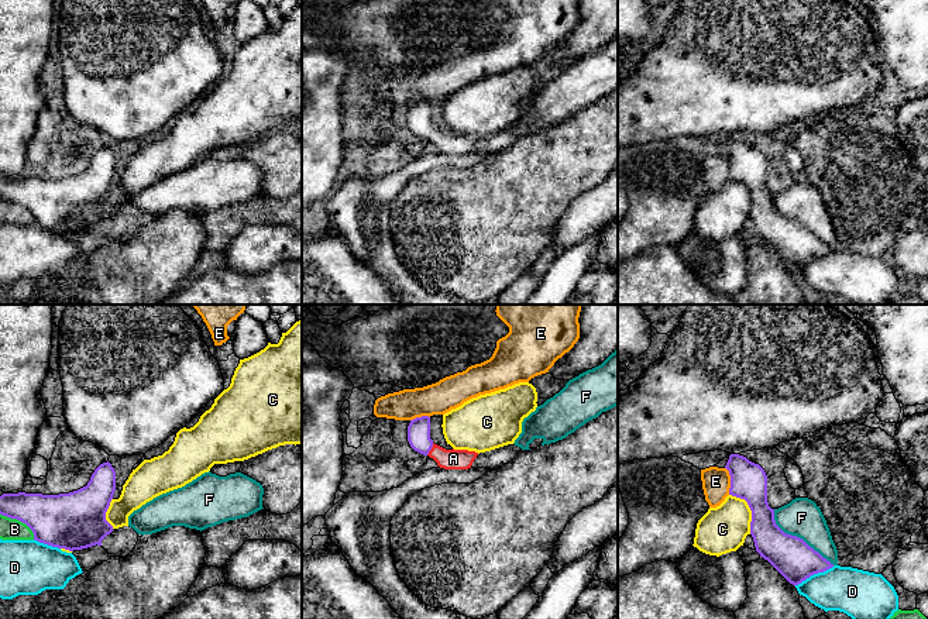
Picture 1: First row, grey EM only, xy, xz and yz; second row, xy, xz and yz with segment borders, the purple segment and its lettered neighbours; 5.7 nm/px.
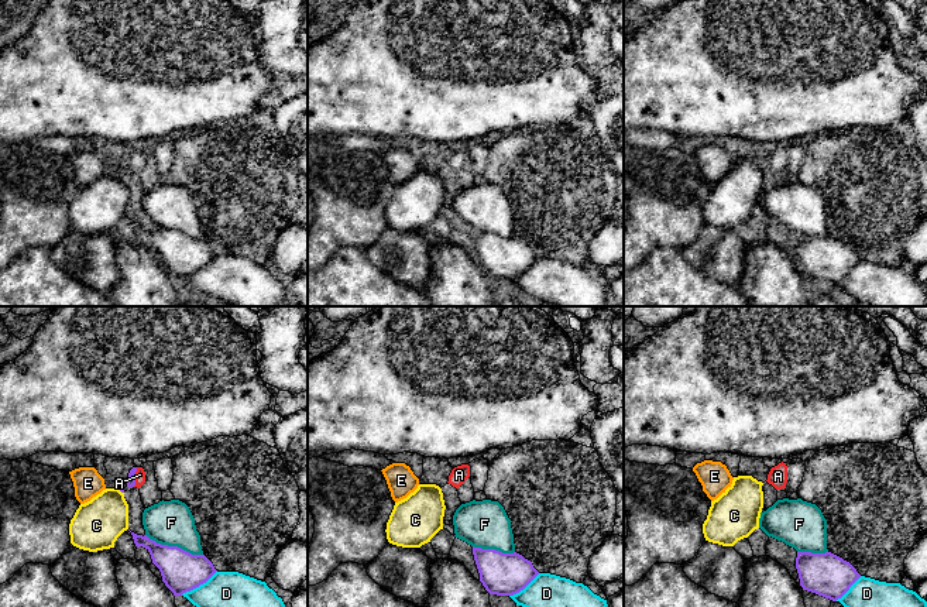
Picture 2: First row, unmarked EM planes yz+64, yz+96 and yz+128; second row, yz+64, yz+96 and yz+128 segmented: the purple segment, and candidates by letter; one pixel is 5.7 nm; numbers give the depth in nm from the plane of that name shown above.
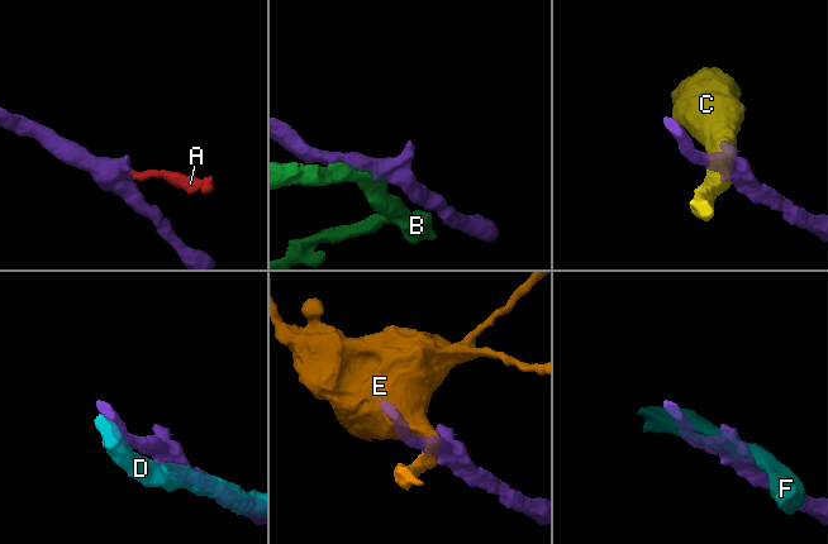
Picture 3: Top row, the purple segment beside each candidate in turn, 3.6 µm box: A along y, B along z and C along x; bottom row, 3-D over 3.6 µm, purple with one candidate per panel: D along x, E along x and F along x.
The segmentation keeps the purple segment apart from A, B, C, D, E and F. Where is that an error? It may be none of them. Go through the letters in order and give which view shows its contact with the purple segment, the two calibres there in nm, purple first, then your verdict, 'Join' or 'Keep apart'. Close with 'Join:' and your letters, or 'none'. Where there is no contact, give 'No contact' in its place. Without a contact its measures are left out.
A: Touches purple in xz. Thickness 130 nm (purple) against 110 nm. Join
B: Touches purple in xy. Thickness 320 nm (purple) against 130 nm. Keep apart
C: Touches purple in yz. Thickness 200 nm (purple) against 260 nm. Keep apart
D: Touches purple in yz. Thickness 220 nm (purple) against 260 nm. Keep apart
E: Touches purple in yz. Thickness 200 nm (purple) against 160 nm. Keep apart
F: Touches purple in yz. Thickness 220 nm (purple) against 220 nm. Keep apart
Join: A

